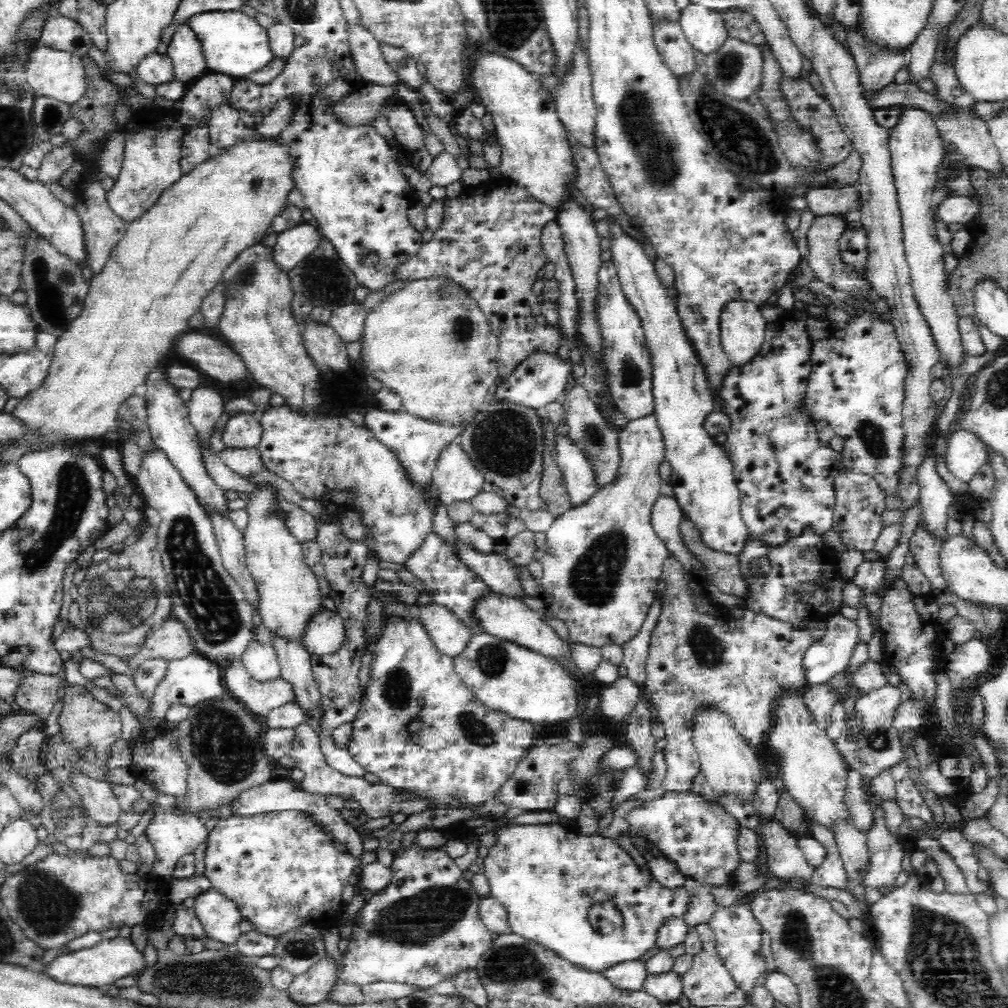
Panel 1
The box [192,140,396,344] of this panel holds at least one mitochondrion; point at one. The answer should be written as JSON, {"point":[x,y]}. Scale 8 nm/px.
{"point":[360,175]}

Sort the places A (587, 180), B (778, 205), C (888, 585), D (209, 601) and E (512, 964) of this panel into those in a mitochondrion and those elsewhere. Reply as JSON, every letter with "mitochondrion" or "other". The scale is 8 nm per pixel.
{"A":"other","B":"other","C":"other","D":"mitochondrion","E":"mitochondrion"}

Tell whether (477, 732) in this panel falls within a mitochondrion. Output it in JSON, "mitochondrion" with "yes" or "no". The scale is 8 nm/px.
{"mitochondrion":"yes"}

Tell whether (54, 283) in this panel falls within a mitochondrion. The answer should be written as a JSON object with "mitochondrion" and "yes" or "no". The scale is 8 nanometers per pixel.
{"mitochondrion":"yes"}

